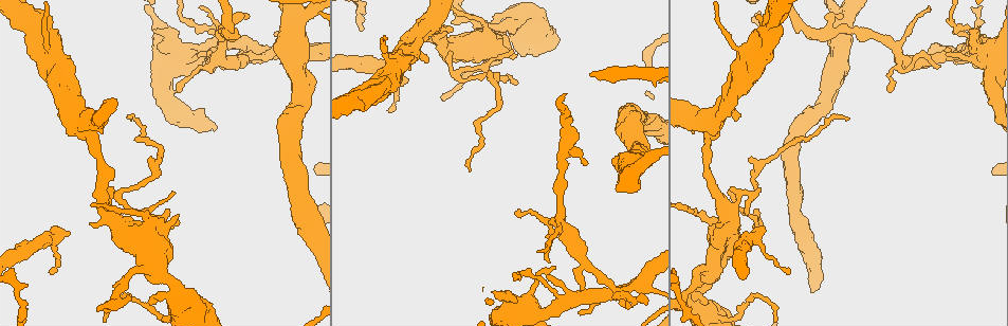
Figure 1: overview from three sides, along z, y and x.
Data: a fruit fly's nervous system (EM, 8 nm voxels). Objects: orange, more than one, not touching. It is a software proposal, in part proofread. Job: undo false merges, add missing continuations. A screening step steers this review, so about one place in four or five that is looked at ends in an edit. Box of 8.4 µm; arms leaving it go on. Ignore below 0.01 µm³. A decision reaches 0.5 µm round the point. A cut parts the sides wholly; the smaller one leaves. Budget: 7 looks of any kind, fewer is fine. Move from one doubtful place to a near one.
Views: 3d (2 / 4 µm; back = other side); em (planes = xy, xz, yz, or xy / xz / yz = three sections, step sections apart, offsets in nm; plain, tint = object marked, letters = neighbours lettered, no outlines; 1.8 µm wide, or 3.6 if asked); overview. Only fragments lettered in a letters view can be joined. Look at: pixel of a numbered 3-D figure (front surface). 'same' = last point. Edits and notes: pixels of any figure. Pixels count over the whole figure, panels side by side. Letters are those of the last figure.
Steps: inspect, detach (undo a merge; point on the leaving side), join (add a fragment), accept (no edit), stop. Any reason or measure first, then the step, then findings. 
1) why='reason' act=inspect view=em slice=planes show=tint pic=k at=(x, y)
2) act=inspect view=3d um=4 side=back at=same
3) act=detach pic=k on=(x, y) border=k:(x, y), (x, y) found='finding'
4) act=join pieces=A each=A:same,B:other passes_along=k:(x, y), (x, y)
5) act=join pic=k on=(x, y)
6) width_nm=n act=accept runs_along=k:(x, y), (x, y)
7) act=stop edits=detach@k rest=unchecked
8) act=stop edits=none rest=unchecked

why='sharp bend' act=inspect view=3d um=4 pic=1 at=(901, 58)

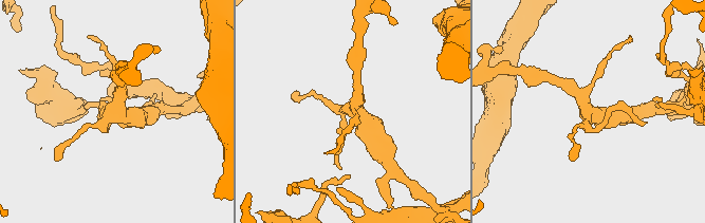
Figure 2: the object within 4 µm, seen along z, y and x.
why='need the tissue' act=inspect view=em slice=planes show=tint pic=2 at=(587, 110)

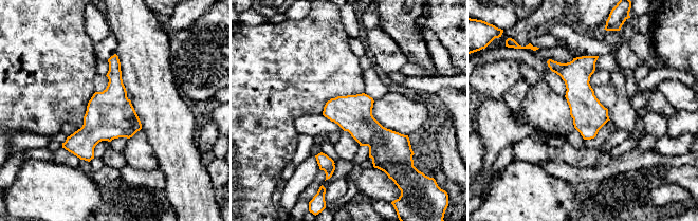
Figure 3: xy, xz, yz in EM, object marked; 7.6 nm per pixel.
why='what lies round it' act=inspect view=em slice=planes show=letters at=same

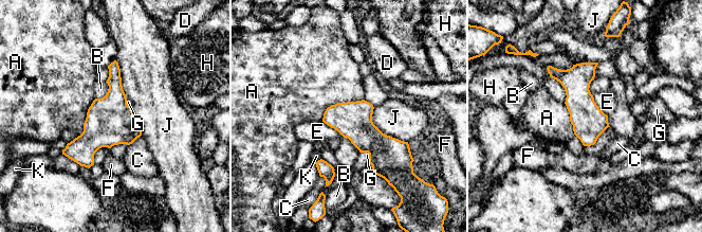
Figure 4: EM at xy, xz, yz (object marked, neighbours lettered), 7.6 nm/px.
width_nm=260 act=accept each=A:other,B:other,C:other,D:other,E:other,F:other,G:other,H:other,J:other,K:other border=4:(321, 121), (336, 129), (344, 137) found='all the same neuron'

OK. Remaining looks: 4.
act=inspect view=3d um=4 pic=1 at=(966, 53)

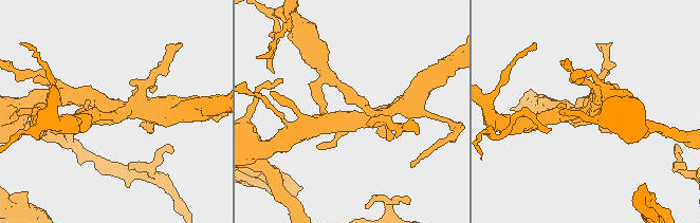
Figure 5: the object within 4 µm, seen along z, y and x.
why='need the tissue' act=inspect view=em slice=yz step=16 show=letters pic=5 at=(360, 112)

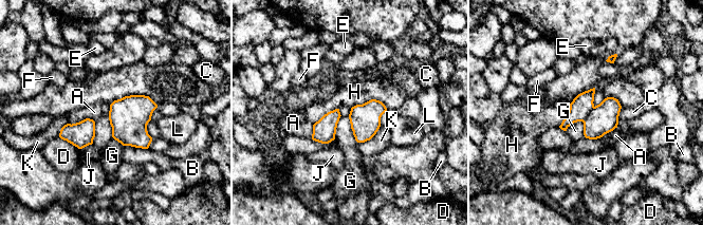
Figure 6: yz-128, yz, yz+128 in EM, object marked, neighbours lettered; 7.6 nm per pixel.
act=detach pic=6 on=(583, 104) each=A:other,B:other,C:other,D:other,E:other,F:other,G:other,H:other,J:other,K:other,L:other border=6:(594, 107), (583, 122) found='two neurons meet here'

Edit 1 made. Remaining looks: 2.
act=stop edits=detach@6 rest=unchecked

